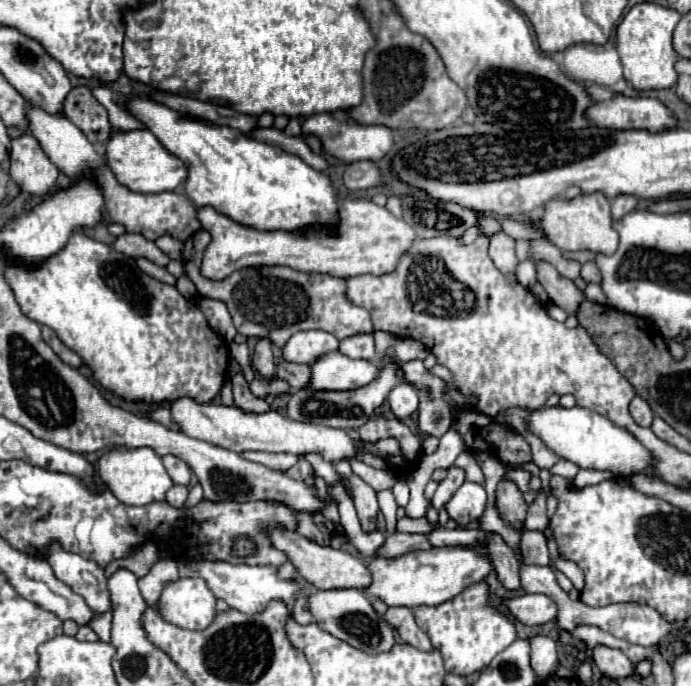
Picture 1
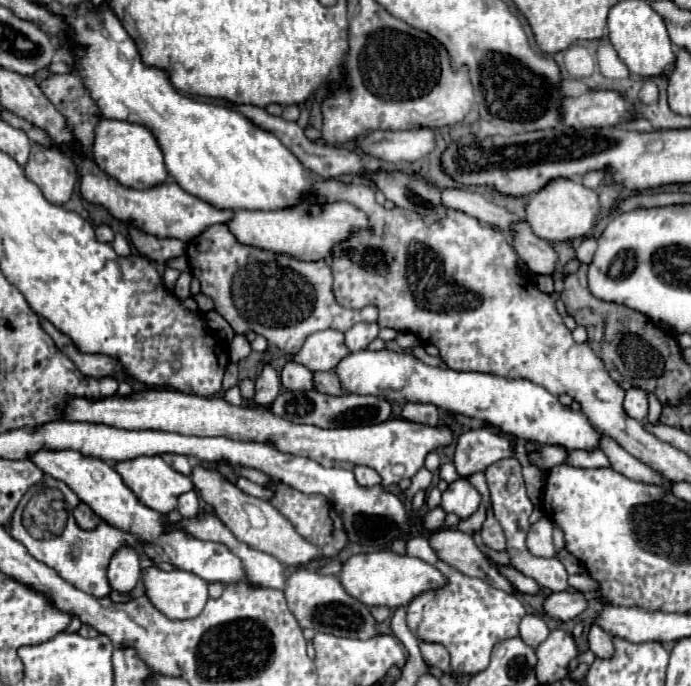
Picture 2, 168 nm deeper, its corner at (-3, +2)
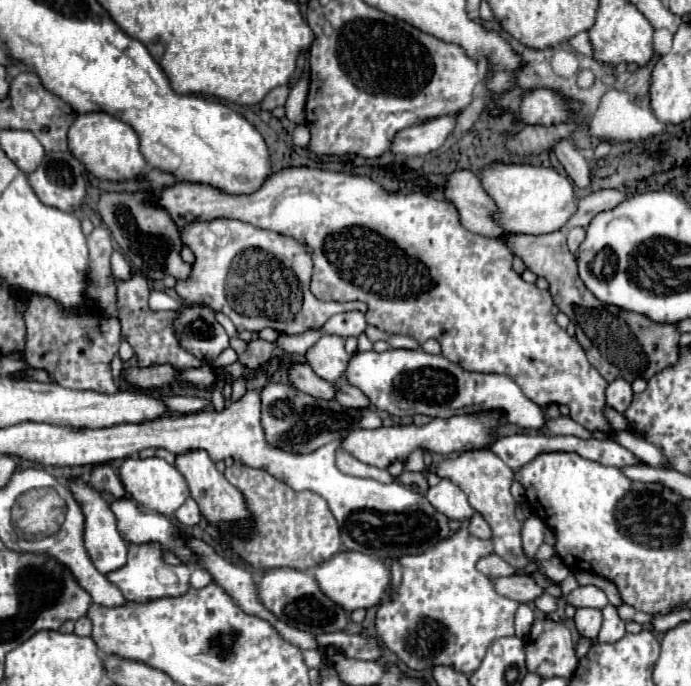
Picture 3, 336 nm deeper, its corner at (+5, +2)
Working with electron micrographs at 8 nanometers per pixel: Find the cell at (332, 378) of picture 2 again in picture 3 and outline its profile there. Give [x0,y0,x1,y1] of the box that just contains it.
[335,381,371,409]

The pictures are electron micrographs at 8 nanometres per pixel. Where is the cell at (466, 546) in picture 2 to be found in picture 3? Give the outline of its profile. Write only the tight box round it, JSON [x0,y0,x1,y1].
[493,575,543,603]

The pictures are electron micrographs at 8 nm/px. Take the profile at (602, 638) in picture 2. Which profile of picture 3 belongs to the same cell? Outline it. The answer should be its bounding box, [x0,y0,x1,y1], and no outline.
[575,609,601,641]

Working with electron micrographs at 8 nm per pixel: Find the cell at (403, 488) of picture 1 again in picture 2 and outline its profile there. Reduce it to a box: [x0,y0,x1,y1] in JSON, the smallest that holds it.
[403,467,433,499]

